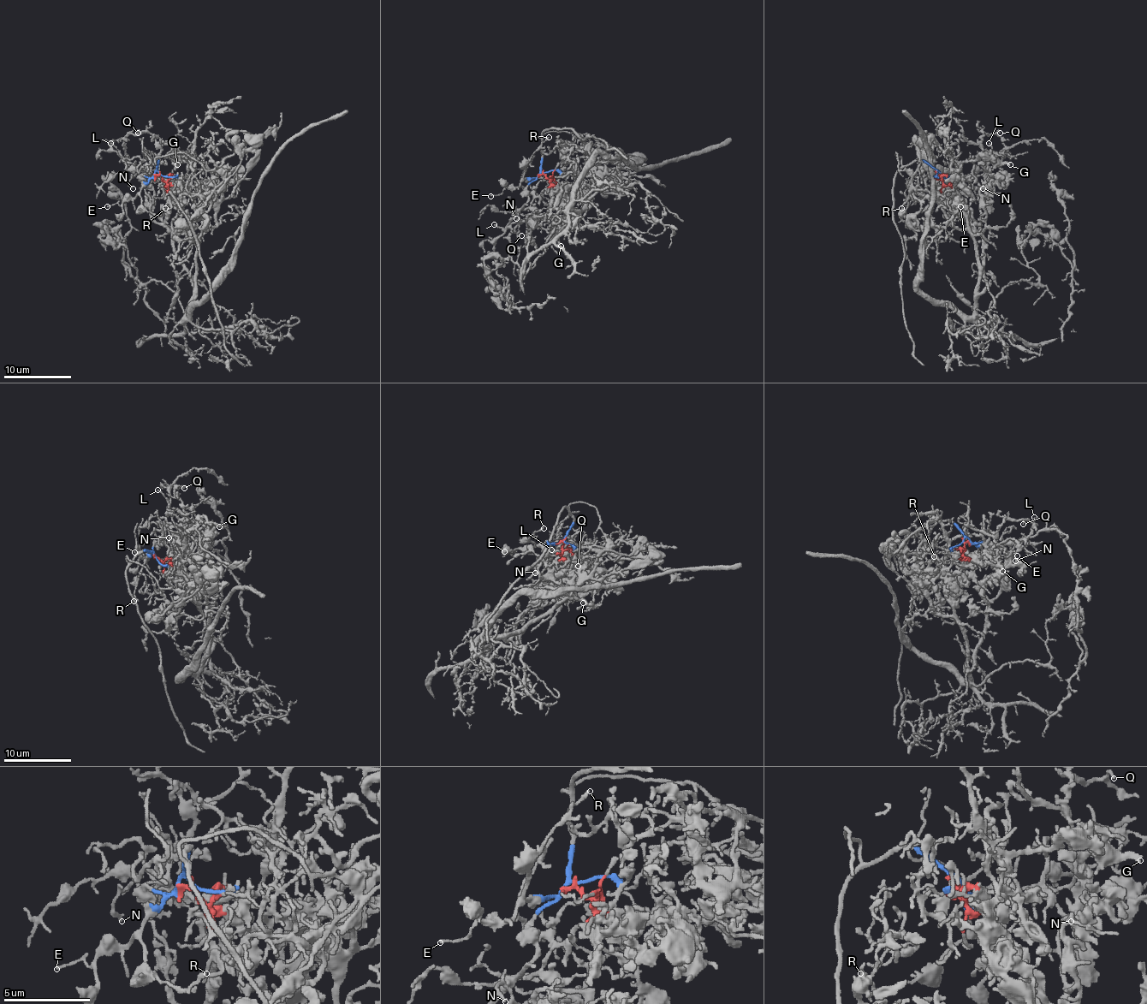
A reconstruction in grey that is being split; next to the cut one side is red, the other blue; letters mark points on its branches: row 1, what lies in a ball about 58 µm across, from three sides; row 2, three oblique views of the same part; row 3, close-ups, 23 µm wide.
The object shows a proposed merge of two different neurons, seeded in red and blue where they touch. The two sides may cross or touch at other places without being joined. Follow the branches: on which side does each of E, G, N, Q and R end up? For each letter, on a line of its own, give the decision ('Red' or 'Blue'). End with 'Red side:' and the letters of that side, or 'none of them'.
E: Blue
G: Red
N: Red
Q: Red
R: Blue
Red side: G, N, Q

